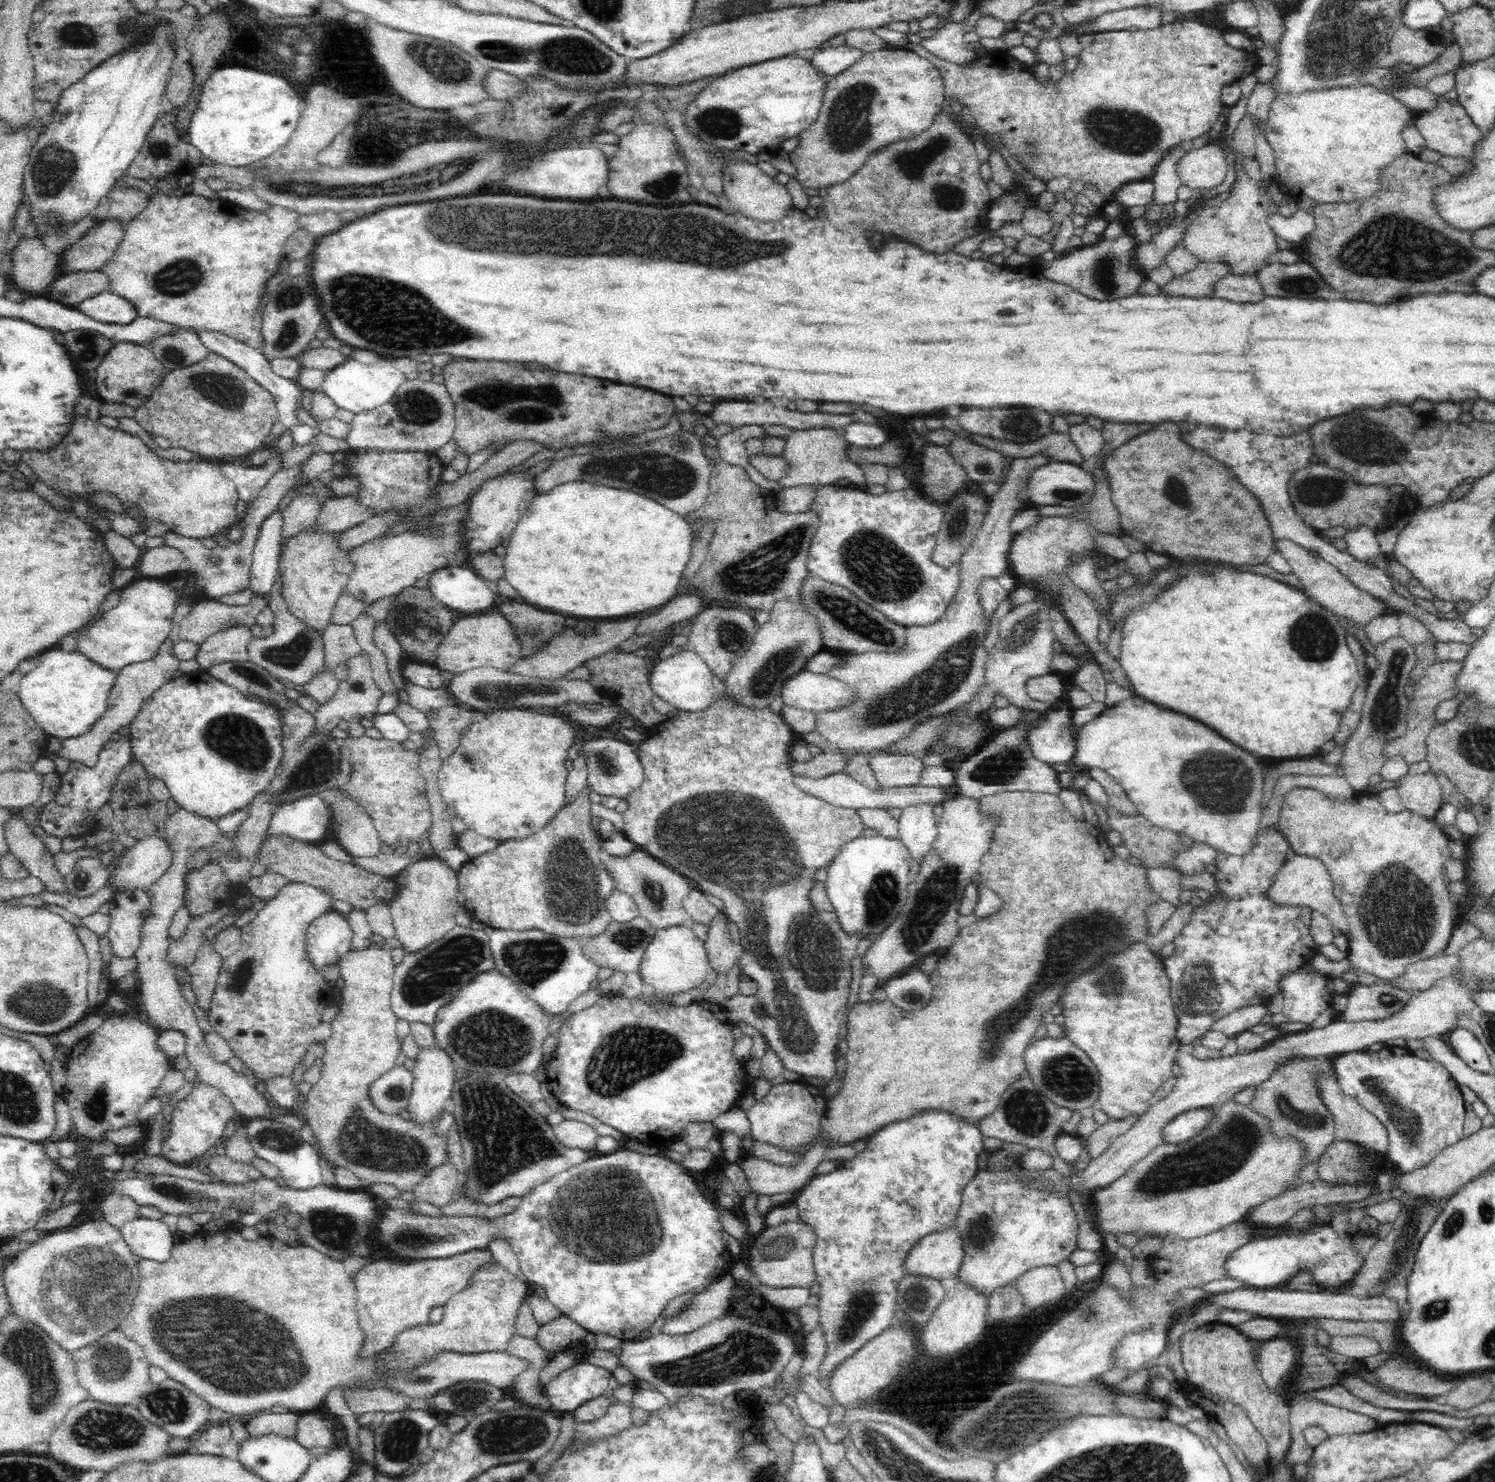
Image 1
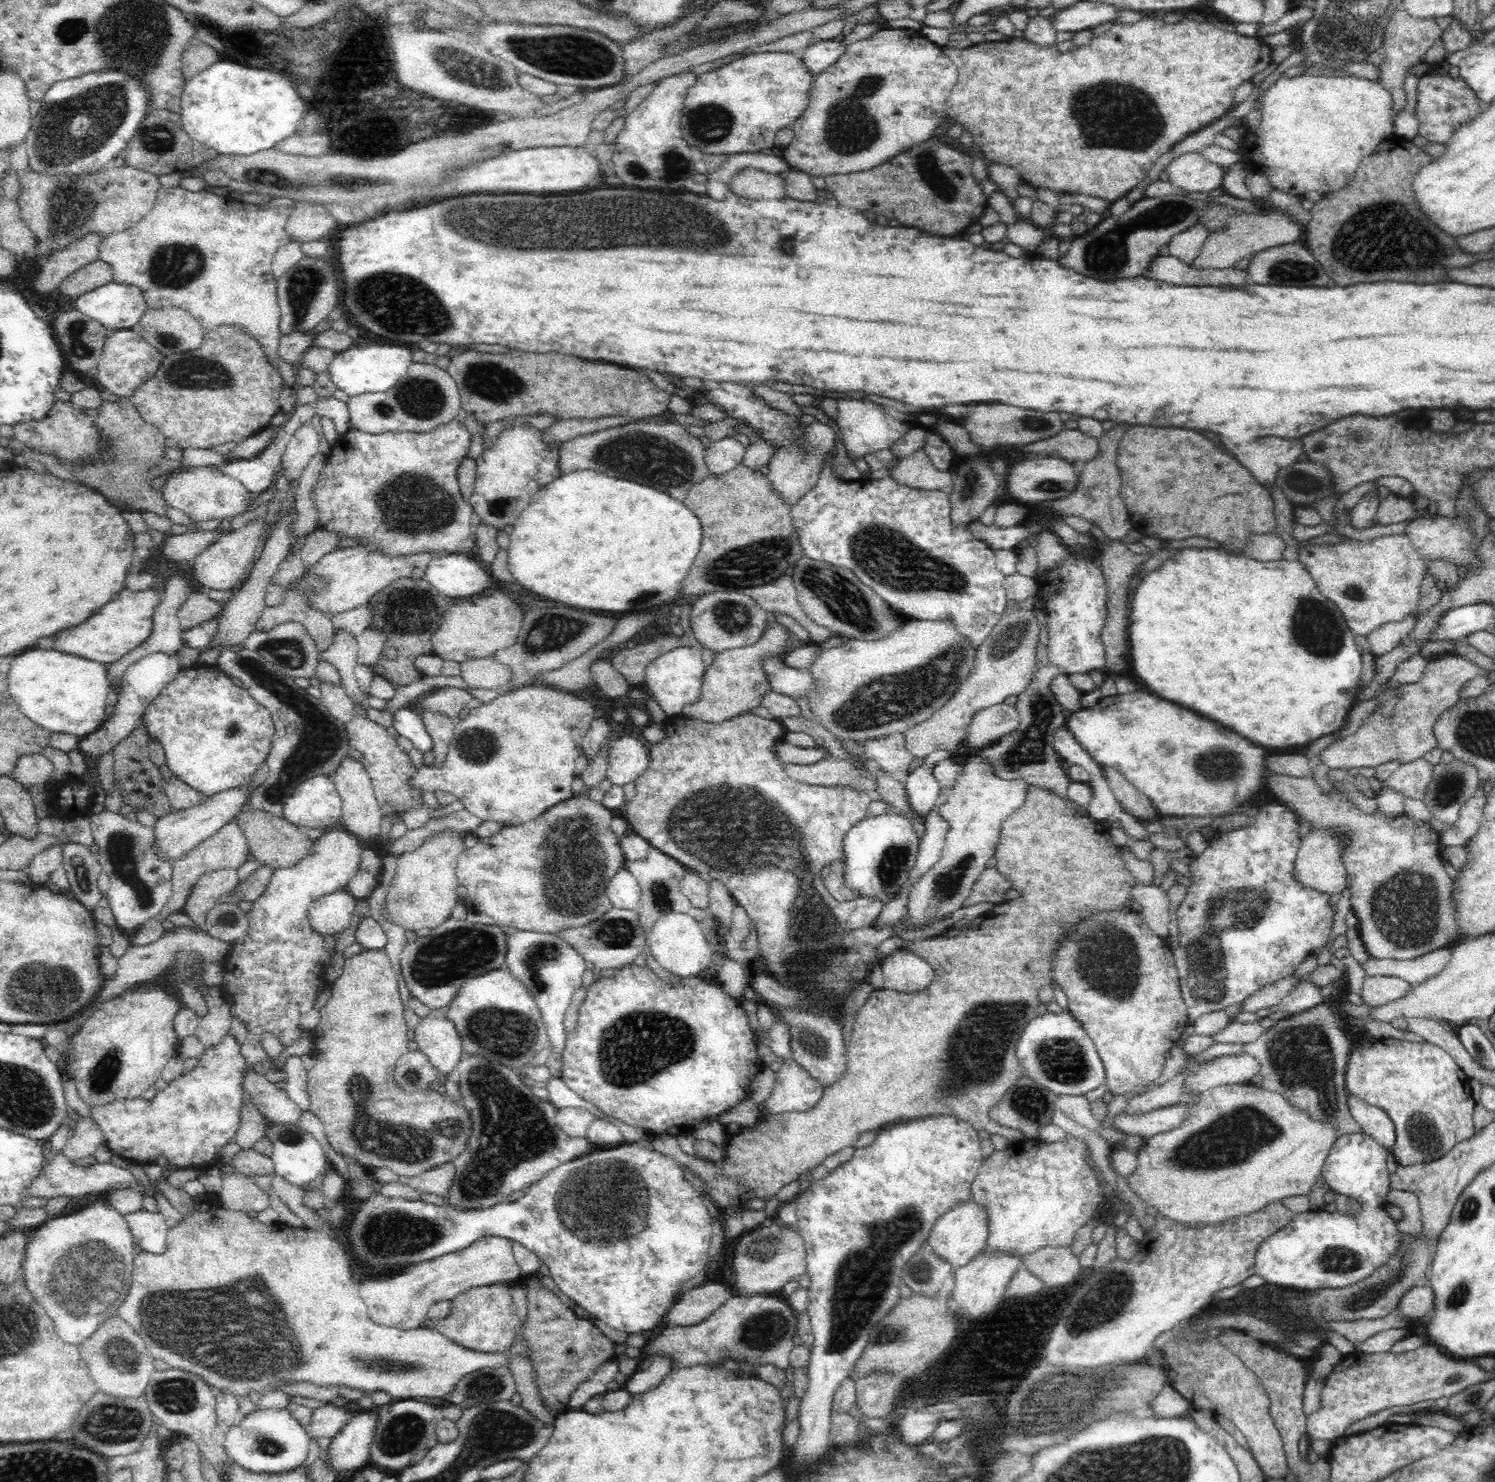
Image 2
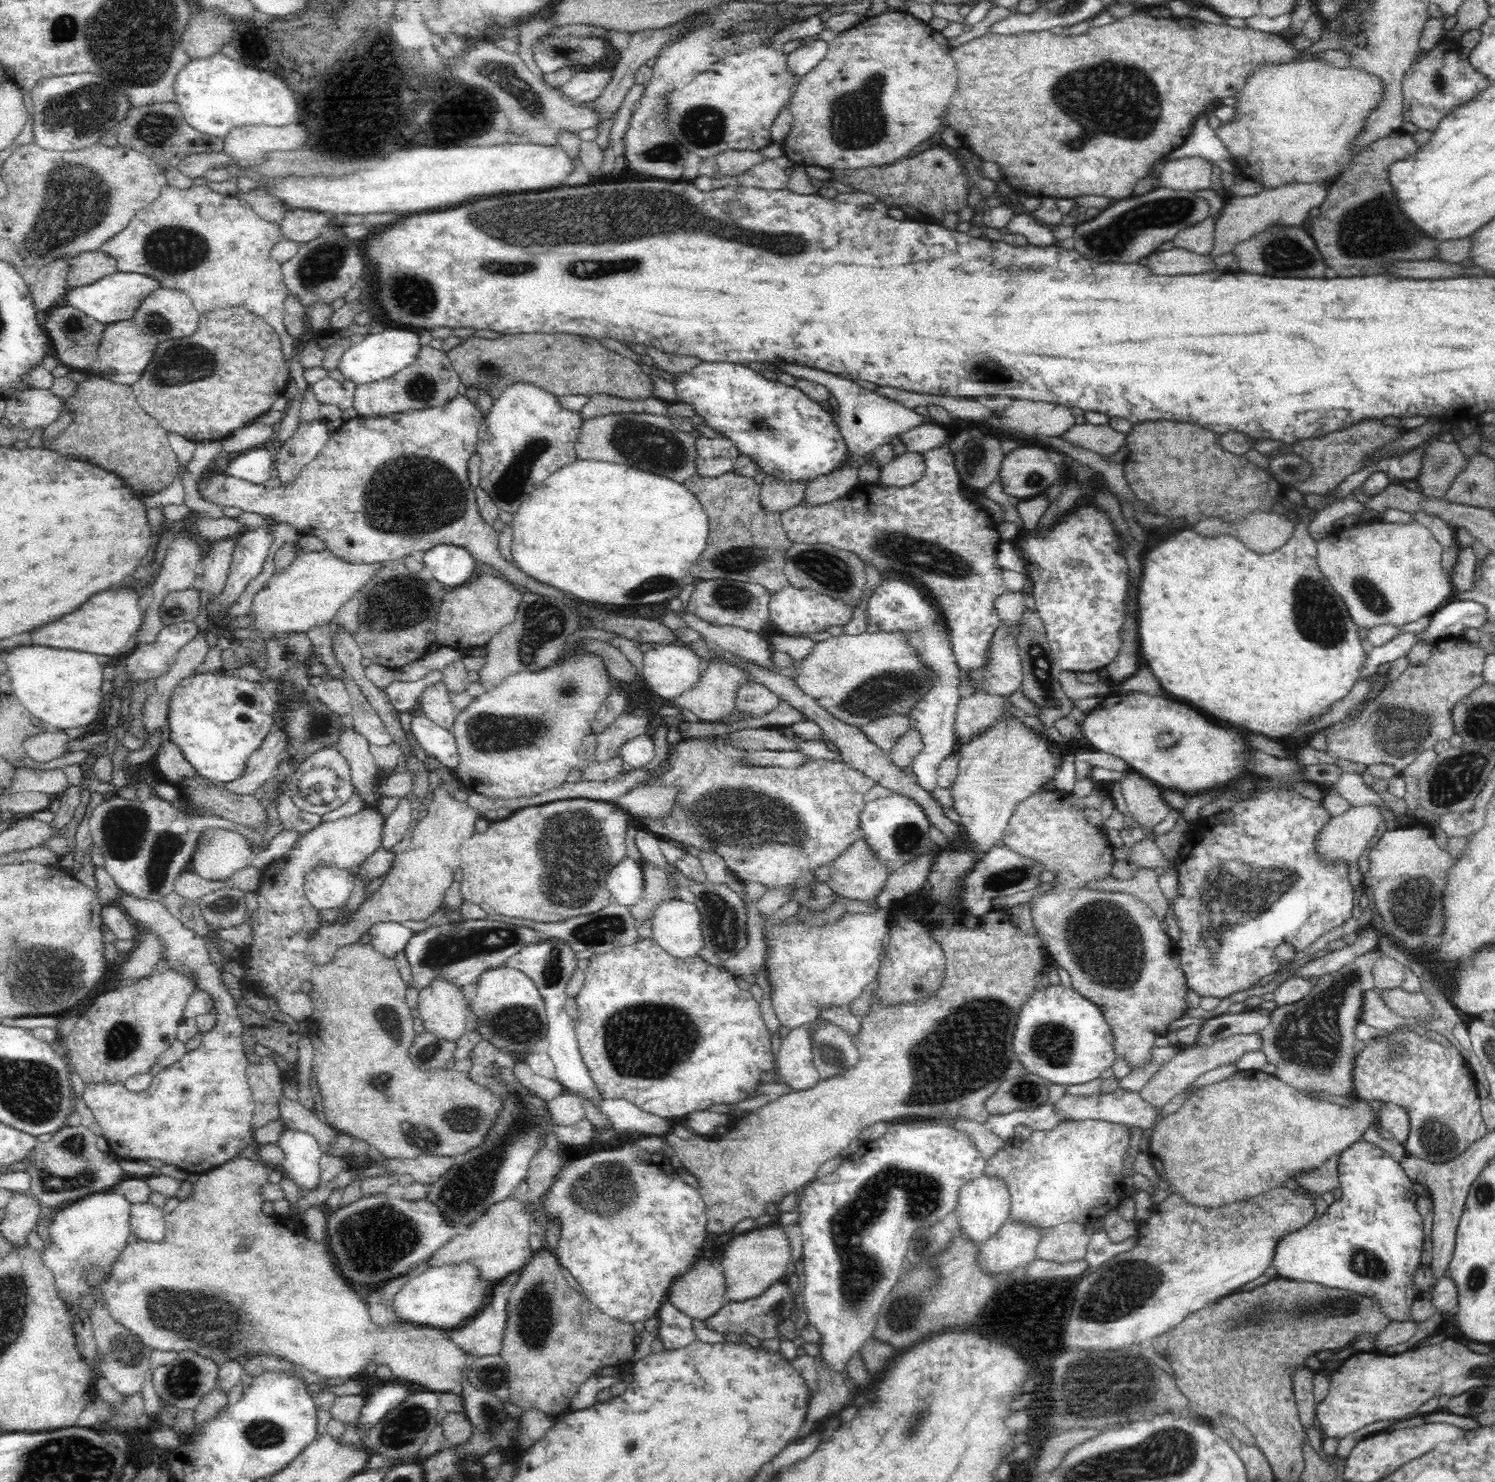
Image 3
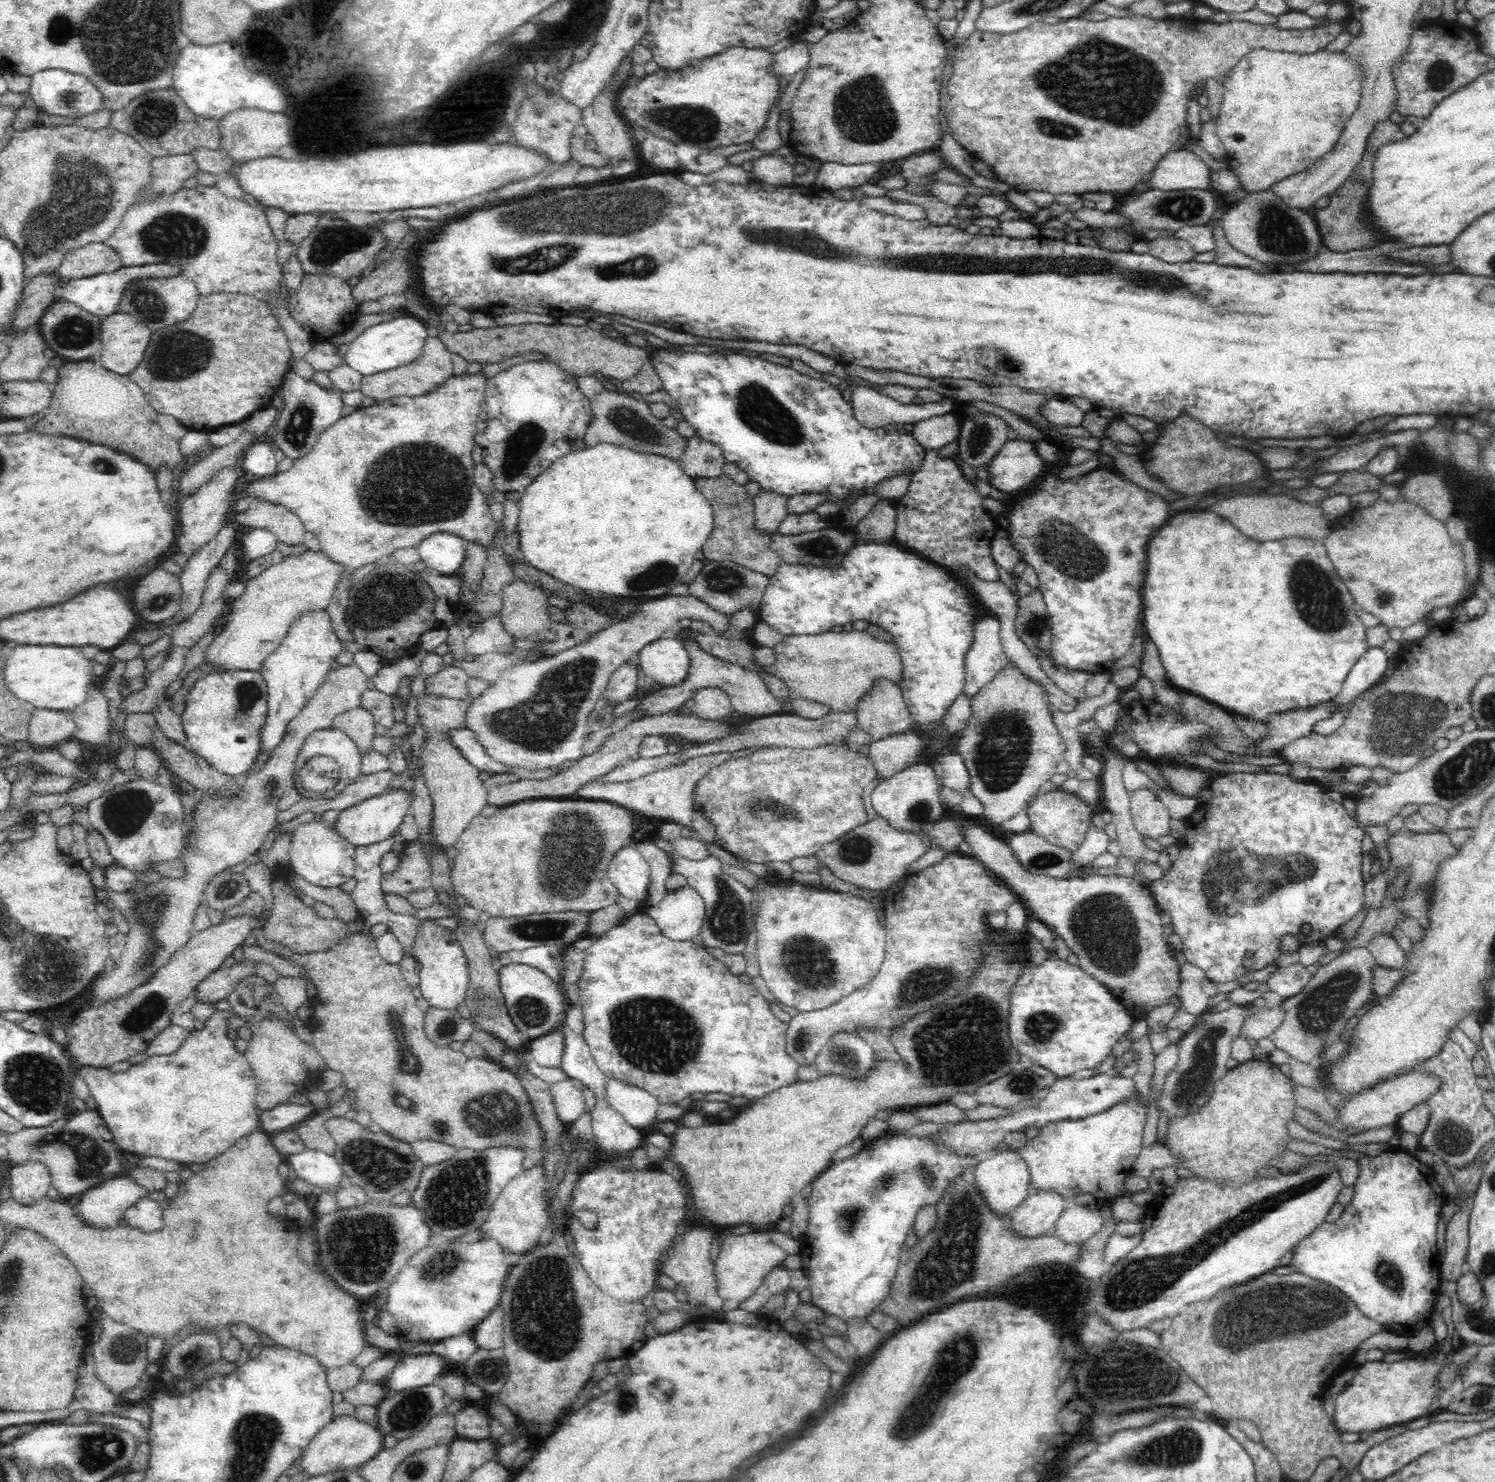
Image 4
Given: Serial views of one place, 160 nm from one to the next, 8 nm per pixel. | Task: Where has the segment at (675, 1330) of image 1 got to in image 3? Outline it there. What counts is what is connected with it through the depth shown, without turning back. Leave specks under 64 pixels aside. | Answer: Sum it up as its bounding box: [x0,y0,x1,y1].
[666,1255,727,1320]

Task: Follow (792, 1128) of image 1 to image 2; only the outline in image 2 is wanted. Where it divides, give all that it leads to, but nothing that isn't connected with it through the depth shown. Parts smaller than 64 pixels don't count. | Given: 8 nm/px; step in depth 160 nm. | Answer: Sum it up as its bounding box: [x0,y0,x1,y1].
[761,1054,824,1118]

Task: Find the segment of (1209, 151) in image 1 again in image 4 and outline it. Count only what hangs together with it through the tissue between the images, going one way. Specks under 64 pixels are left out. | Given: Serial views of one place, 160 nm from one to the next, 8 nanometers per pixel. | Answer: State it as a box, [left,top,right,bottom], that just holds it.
[1149,150,1210,191]

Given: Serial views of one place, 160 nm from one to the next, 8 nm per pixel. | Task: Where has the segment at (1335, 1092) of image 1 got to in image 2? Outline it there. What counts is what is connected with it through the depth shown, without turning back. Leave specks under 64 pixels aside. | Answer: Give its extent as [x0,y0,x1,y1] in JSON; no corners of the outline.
[1349,1096,1396,1148]

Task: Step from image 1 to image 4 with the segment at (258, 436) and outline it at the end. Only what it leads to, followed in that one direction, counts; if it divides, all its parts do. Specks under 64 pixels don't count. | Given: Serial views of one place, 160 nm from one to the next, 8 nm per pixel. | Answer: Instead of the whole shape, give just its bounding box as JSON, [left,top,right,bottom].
[130,291,291,432]

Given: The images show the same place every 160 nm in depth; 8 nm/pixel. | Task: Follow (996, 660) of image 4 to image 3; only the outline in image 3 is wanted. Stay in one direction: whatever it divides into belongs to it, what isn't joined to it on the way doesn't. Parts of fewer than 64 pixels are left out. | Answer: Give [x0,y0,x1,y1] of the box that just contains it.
[781,443,1007,682]

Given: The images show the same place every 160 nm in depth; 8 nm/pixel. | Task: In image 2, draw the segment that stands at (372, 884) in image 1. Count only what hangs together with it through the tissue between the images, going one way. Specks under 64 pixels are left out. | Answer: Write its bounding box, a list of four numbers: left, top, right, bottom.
[235,806,311,867]

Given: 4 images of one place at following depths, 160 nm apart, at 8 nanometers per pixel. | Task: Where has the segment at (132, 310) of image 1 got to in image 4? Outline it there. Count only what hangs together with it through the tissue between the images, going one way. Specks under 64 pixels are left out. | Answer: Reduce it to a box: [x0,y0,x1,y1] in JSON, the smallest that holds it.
[59,262,184,318]

